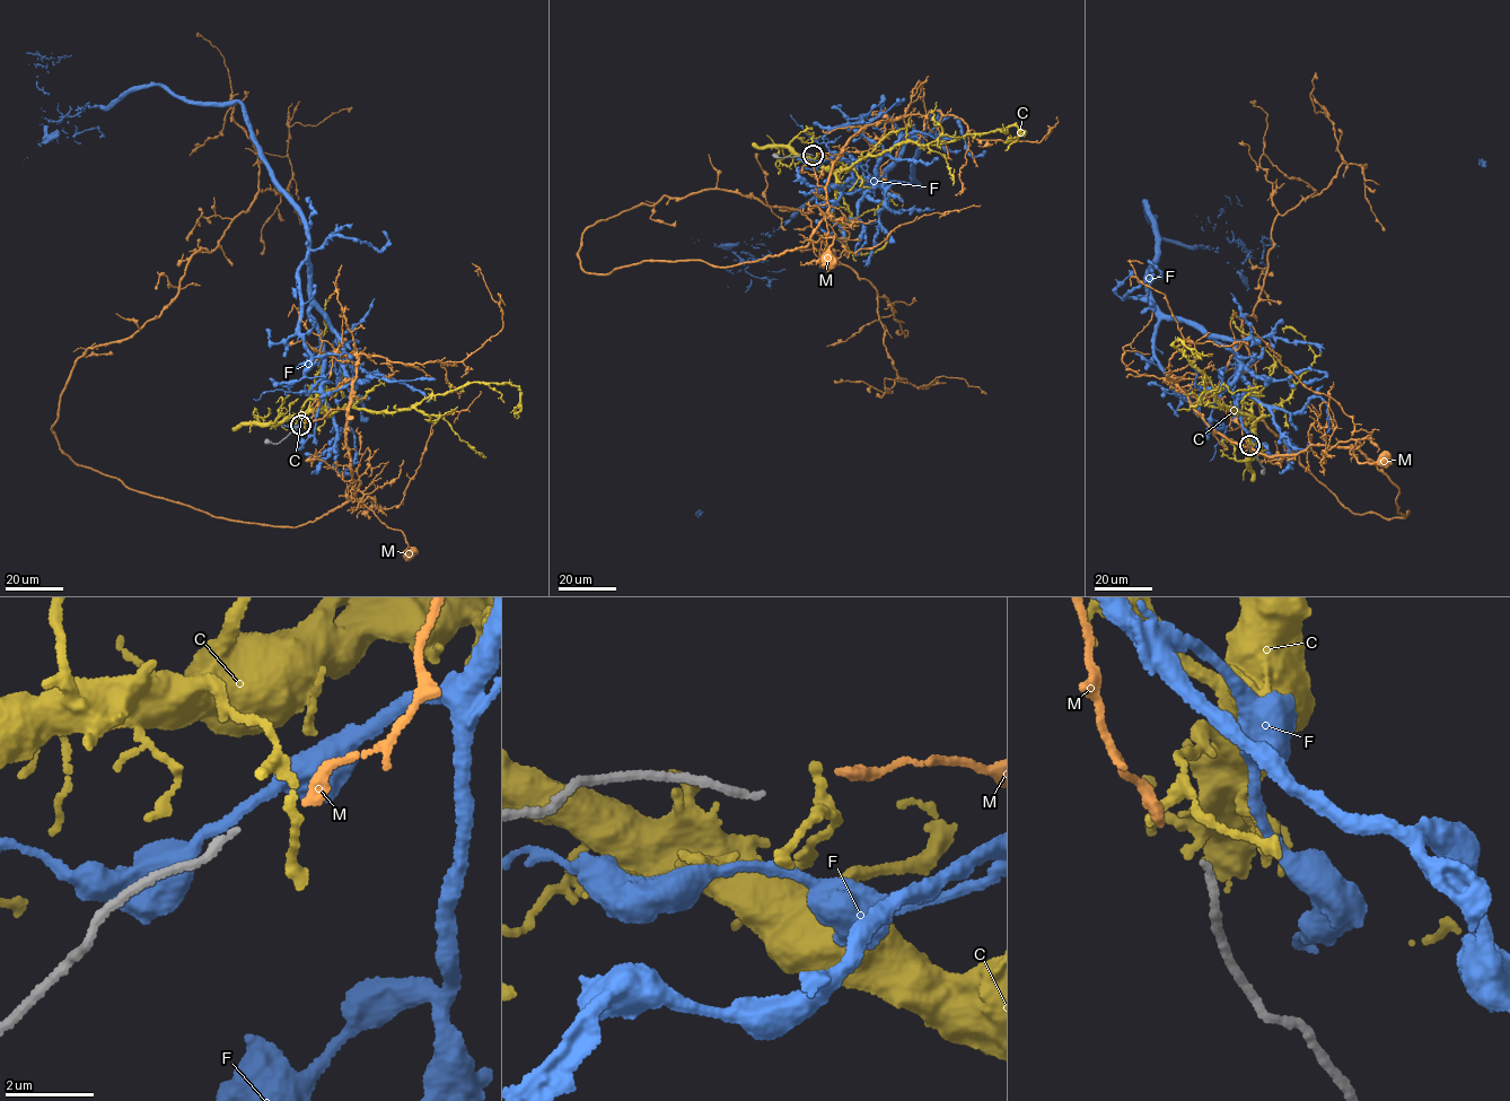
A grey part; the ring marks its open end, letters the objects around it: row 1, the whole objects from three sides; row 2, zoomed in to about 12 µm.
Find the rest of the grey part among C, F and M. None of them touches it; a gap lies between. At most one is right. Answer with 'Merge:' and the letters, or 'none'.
Merge: none

